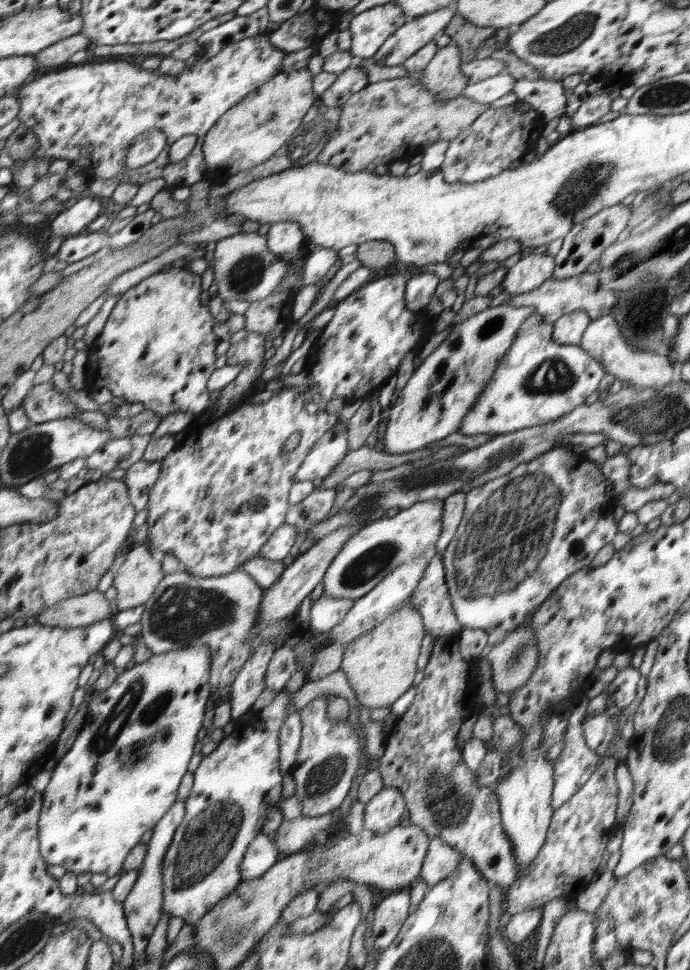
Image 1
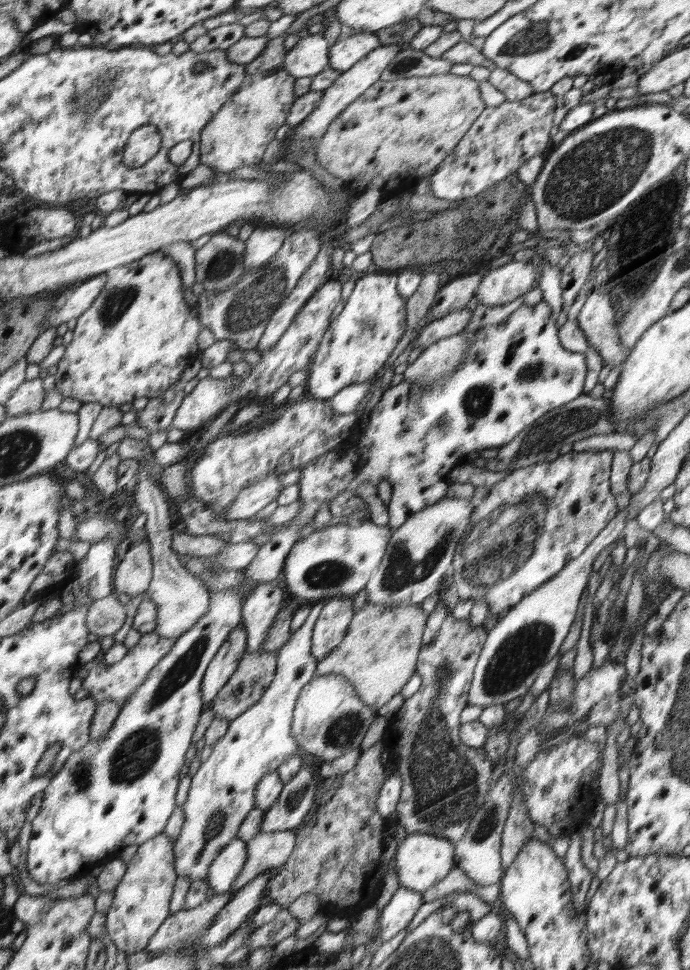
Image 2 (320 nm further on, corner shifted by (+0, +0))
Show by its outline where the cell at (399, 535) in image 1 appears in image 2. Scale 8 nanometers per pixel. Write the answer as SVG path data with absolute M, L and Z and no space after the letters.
M372 521L362 524L330 526L297 542L285 562L287 594L317 602L338 597L355 597L364 589L373 572L385 558L395 530L376 526Z

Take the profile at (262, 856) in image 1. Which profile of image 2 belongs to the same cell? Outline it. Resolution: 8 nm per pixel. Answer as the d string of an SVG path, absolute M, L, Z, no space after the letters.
M236 838L216 856L209 868L209 888L216 893L232 893L231 886L243 869L247 857L247 843Z

